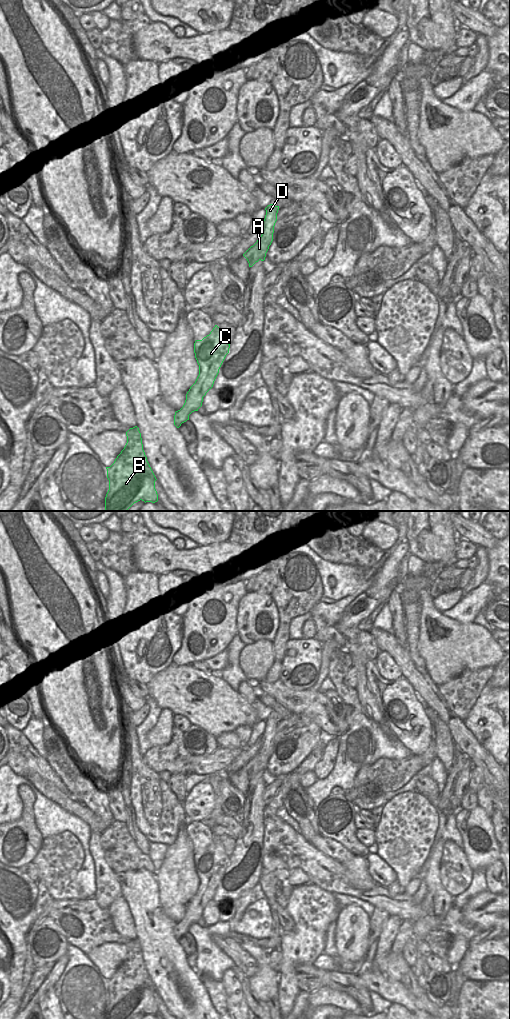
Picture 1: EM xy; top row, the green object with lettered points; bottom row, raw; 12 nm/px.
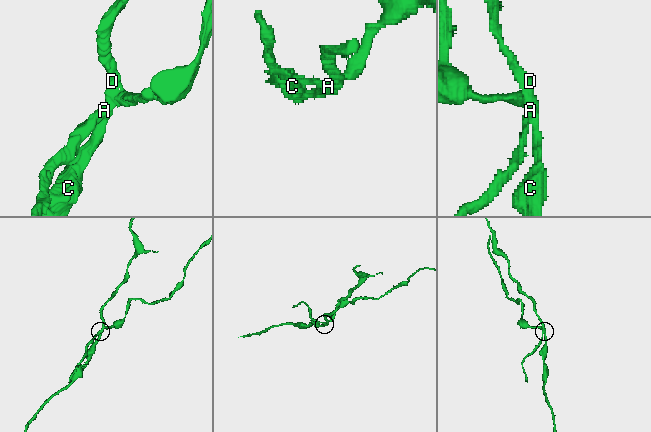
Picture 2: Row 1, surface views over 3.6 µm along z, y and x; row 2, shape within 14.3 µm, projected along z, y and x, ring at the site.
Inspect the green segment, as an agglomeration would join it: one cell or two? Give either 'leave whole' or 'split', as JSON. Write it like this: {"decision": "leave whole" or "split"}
{"decision": "split"}

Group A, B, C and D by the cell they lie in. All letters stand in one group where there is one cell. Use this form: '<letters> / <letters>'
A / B C D

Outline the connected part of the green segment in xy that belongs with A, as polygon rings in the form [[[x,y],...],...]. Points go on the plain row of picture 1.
[[[256,754],[243,766],[249,775],[249,779],[252,779],[256,774],[266,767],[268,759],[269,757],[267,755]]]

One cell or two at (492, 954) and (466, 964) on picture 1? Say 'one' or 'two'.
one

